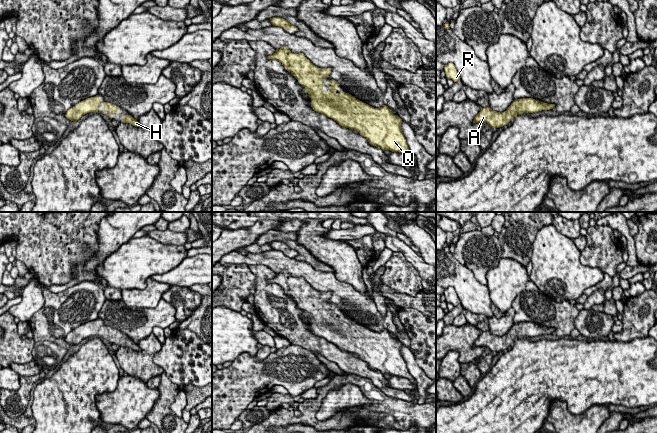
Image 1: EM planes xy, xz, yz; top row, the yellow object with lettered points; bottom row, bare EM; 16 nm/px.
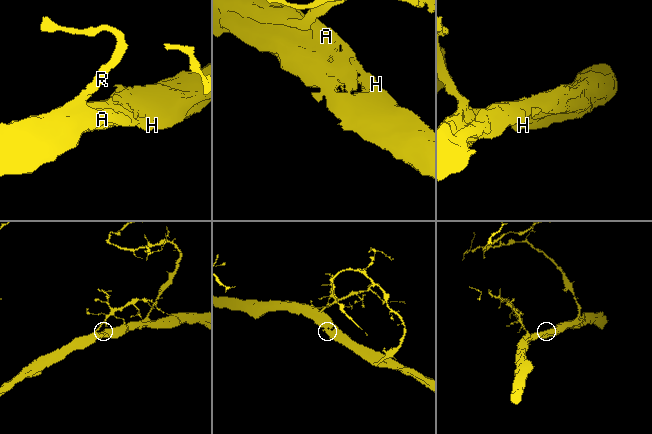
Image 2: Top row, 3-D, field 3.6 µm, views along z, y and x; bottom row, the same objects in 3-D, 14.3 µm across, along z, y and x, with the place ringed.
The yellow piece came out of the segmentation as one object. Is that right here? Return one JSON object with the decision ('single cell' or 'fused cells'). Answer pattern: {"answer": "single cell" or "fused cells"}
{"answer": "single cell"}

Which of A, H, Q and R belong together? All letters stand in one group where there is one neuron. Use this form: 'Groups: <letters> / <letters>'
Groups: A H Q R

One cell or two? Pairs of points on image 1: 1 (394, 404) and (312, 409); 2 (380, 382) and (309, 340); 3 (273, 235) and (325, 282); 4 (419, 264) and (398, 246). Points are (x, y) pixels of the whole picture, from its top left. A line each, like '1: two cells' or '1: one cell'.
1: one cell
2: one cell
3: two cells
4: one cell

